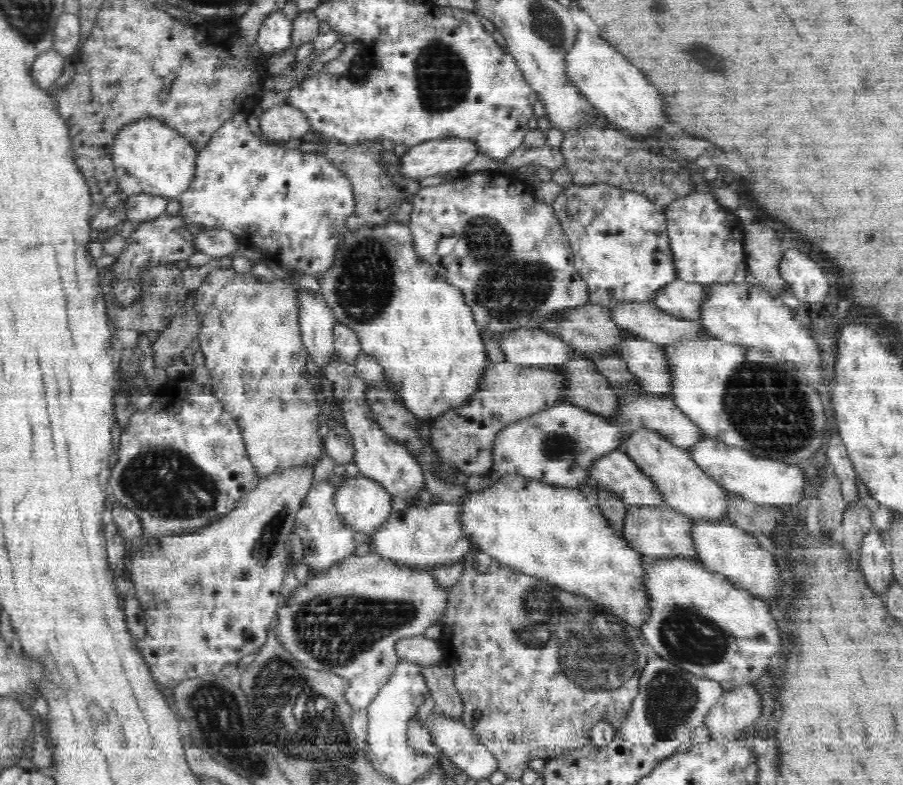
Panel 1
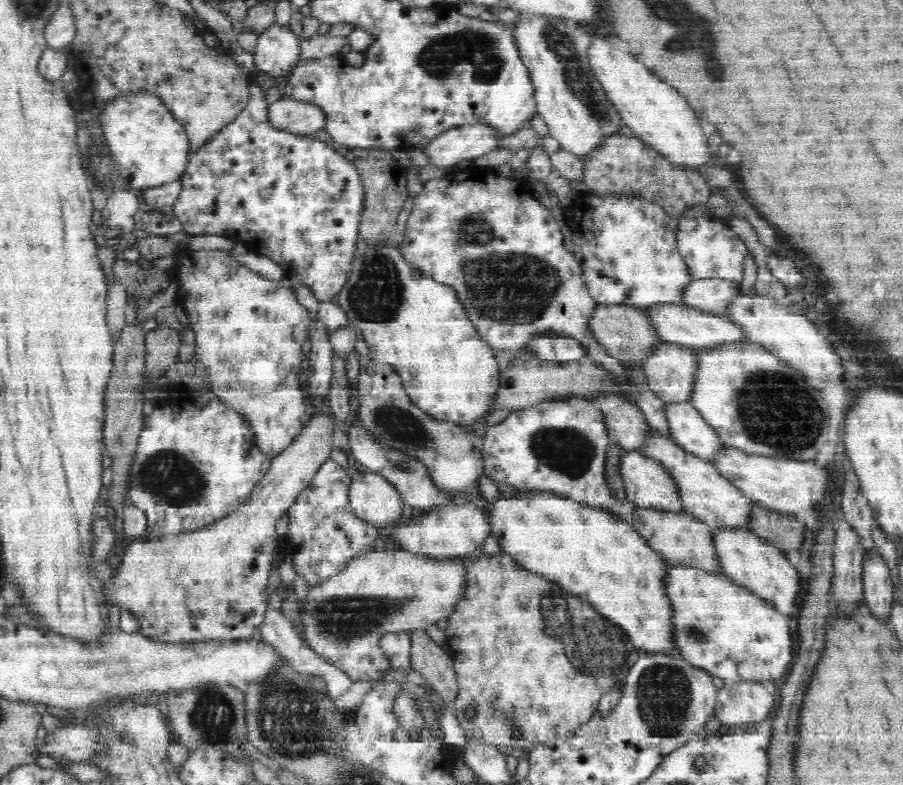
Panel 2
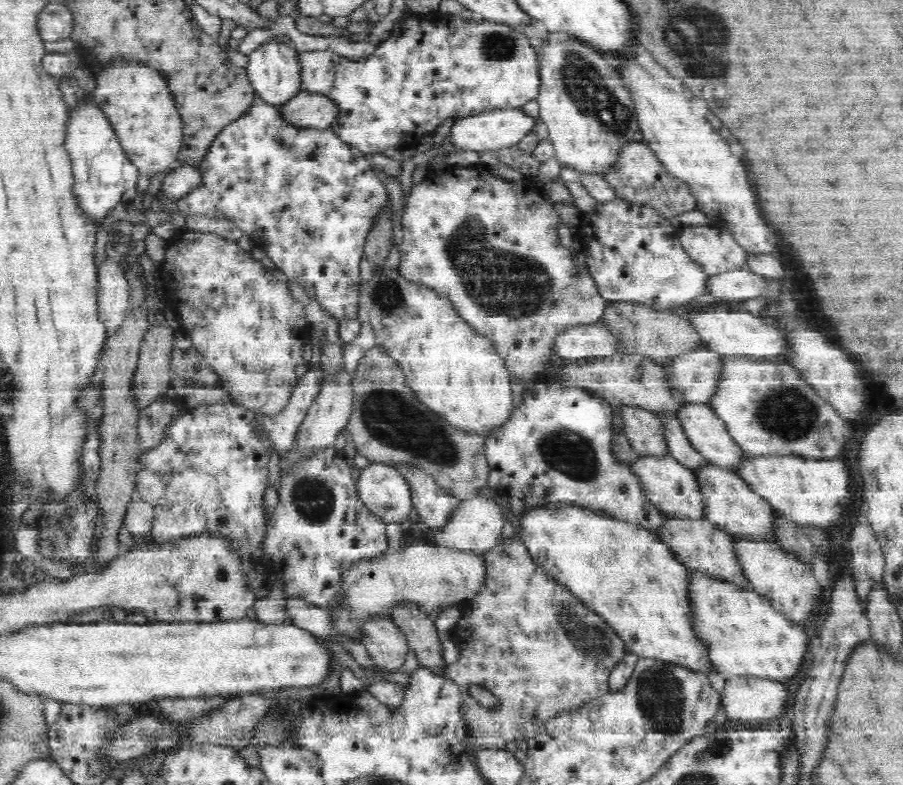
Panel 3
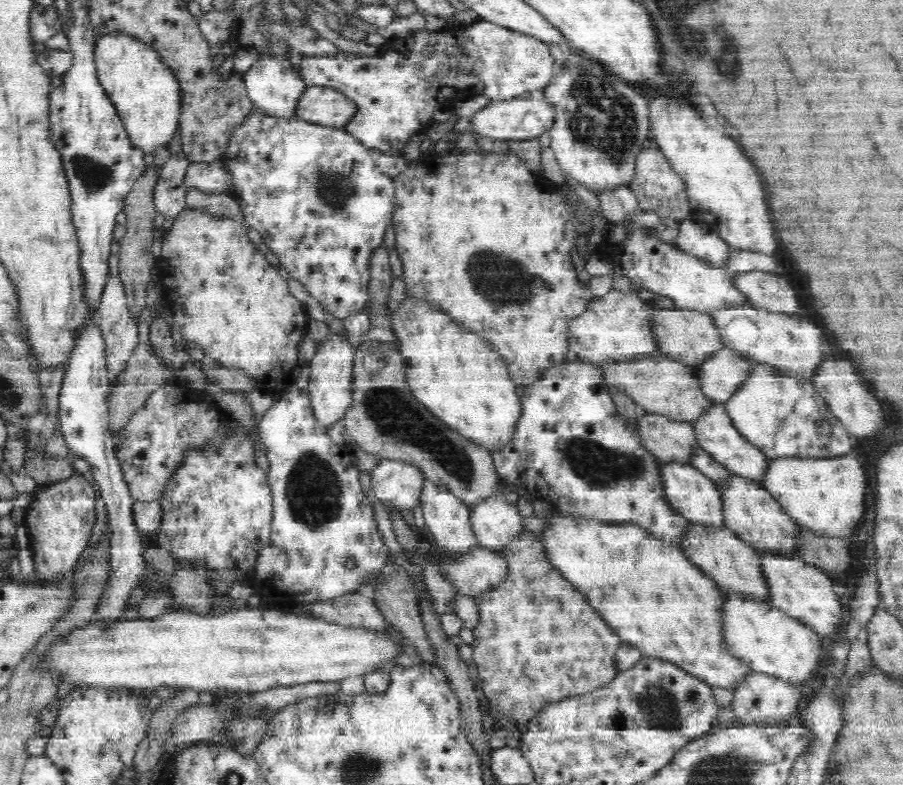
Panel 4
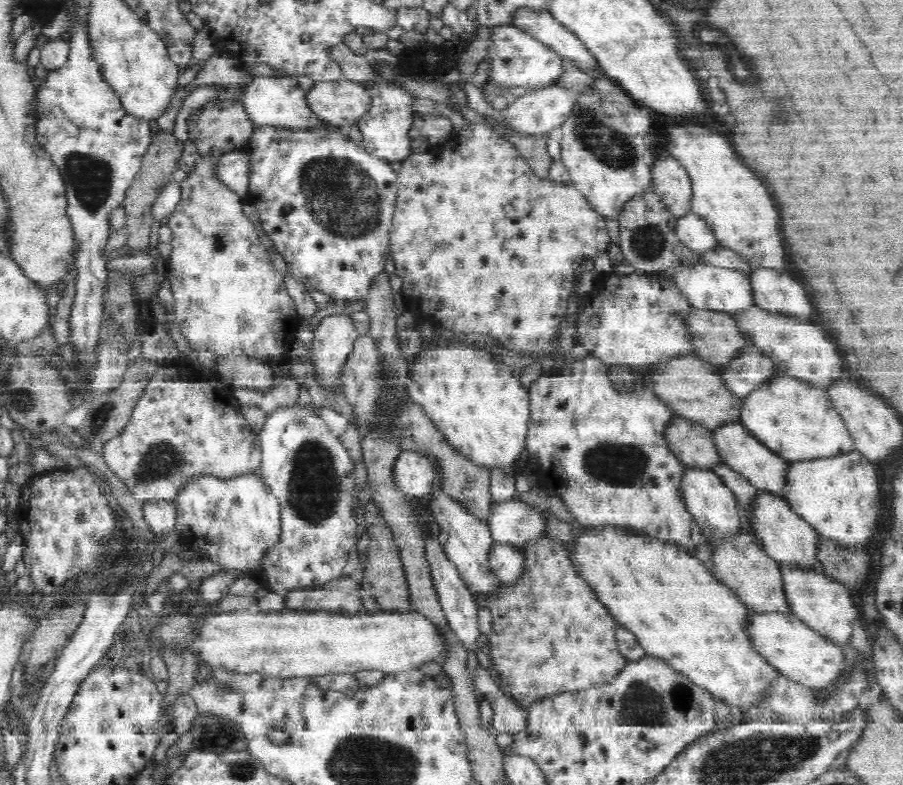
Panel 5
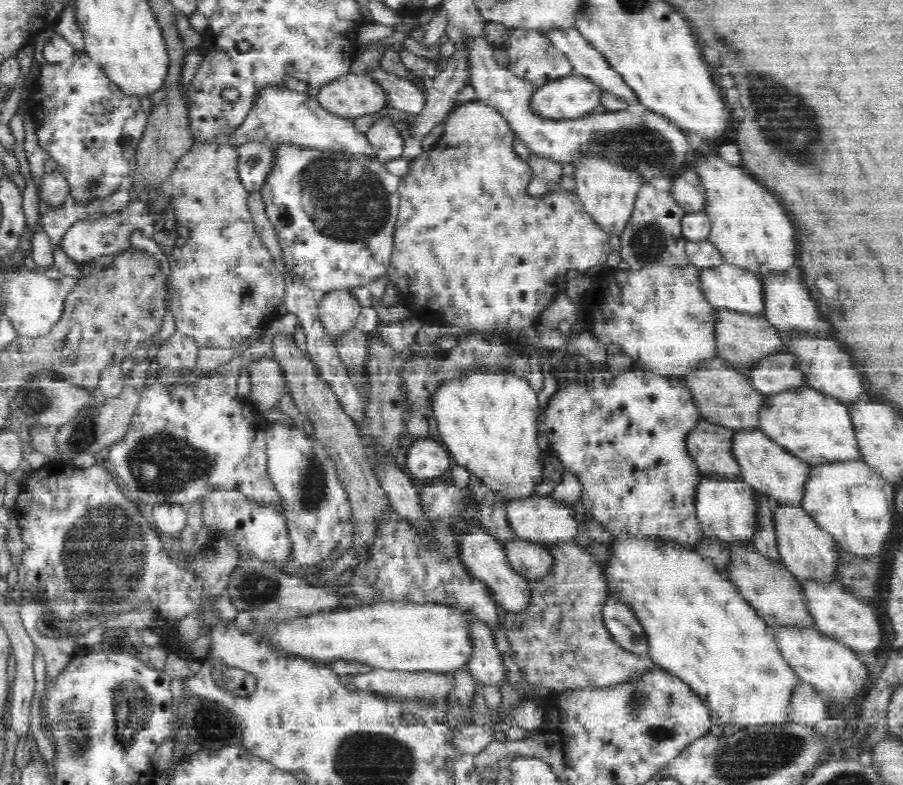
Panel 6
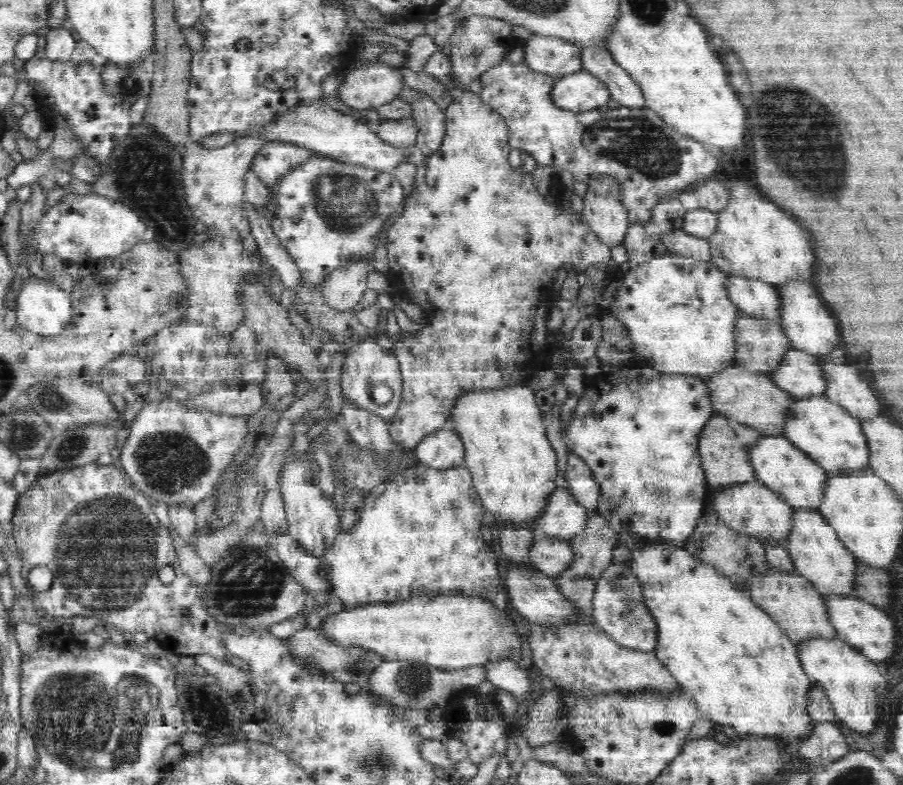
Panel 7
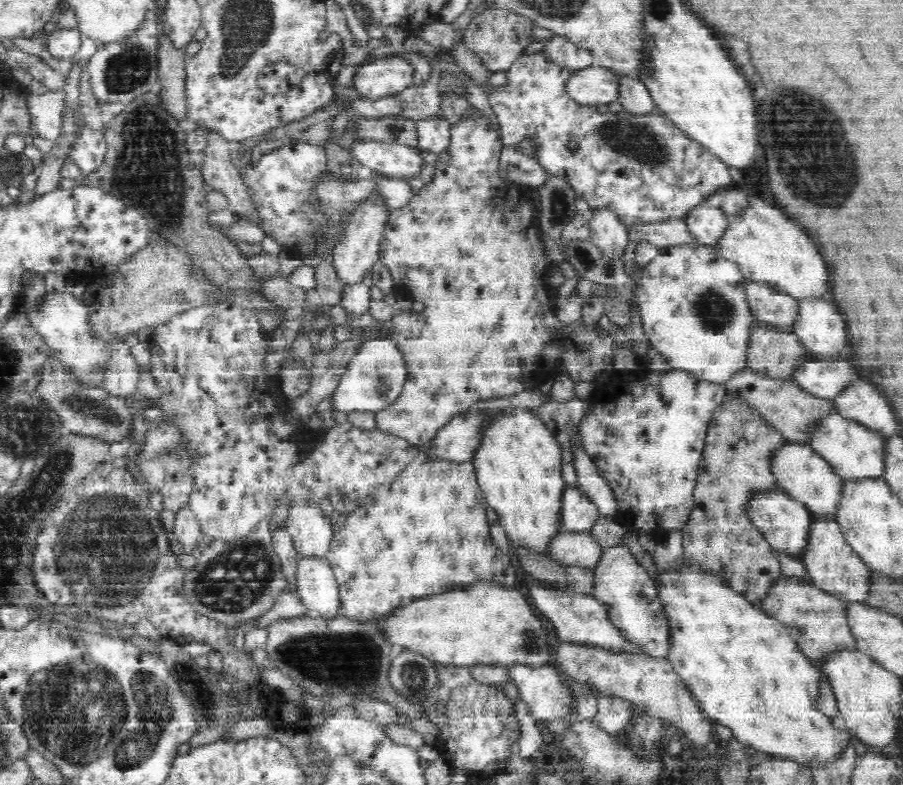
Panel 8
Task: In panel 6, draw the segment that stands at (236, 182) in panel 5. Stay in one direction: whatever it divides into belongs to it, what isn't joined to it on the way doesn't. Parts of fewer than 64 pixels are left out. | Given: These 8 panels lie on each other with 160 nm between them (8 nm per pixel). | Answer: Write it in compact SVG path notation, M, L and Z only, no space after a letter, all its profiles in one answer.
M249 142L239 146L241 163L239 172L246 191L261 191L269 174L277 166L277 149L262 142Z

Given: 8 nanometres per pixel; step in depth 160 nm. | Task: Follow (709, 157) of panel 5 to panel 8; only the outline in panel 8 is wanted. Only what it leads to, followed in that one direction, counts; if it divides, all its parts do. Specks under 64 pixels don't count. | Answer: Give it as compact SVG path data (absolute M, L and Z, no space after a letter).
M759 197L754 198L741 215L731 218L725 235L713 246L714 250L737 262L750 281L769 284L771 289L800 300L826 298L826 292L830 292L828 264L814 240L778 208Z

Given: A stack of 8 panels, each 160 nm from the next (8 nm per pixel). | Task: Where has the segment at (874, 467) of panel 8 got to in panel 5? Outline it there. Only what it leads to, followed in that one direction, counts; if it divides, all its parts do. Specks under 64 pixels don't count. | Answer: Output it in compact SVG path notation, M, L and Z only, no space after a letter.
M778 376L745 400L740 423L785 460L798 463L855 451L854 440L827 390L800 379Z

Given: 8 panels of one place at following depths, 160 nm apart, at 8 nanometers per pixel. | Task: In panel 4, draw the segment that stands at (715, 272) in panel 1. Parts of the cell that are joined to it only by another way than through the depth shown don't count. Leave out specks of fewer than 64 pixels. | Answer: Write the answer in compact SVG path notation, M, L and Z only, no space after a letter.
M691 217L680 221L677 236L679 248L710 265L722 267L730 246L703 221Z

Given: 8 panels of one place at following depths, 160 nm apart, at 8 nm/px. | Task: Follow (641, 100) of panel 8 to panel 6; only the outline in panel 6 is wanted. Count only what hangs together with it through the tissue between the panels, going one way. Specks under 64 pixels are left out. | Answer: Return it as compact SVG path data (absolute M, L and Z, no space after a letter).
M580 30L550 31L545 34L566 53L573 66L572 75L591 78L604 92L614 94L626 104L638 104L638 95L624 77L587 40Z

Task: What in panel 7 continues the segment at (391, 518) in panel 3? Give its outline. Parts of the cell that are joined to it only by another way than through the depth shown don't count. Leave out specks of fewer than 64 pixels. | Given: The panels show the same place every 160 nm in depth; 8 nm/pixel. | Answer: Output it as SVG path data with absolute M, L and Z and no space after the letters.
M451 424L427 435L415 449L418 461L434 469L450 469L465 463L465 441L462 440L460 433L458 433L458 426L452 426Z

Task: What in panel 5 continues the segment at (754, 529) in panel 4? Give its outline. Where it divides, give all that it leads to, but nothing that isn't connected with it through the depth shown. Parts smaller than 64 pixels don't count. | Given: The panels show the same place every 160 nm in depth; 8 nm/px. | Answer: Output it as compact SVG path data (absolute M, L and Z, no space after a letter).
M770 493L759 494L753 508L754 529L761 546L768 556L777 560L784 567L792 567L803 571L821 571L820 542L822 534L814 526L804 520L789 501Z

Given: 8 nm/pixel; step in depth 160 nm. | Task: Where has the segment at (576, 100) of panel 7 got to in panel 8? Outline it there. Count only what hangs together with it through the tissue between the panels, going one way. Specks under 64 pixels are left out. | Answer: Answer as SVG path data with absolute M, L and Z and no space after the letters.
M594 64L573 74L568 84L569 95L580 104L608 105L621 95L620 78L612 68Z

